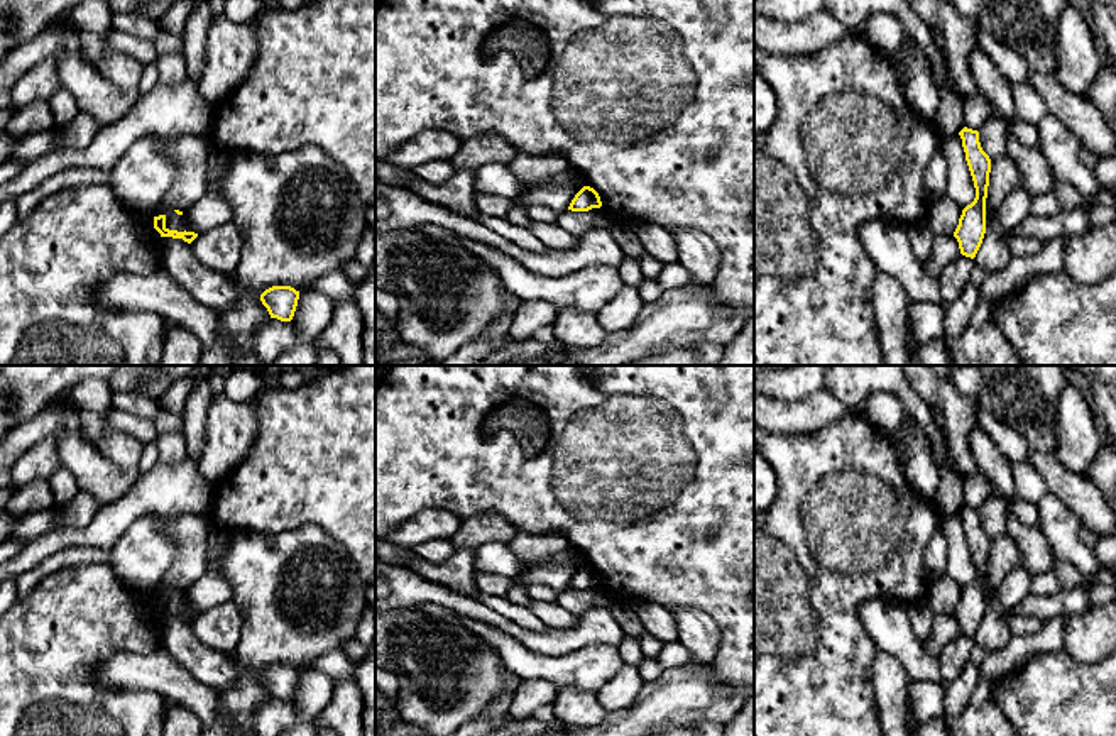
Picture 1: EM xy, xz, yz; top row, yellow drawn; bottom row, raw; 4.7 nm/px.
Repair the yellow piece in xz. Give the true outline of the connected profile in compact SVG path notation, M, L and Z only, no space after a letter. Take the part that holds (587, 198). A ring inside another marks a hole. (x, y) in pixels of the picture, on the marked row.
M583 186L572 200L568 210L588 211L592 208L600 208L600 206L602 206L602 201L600 201L599 193L590 186Z

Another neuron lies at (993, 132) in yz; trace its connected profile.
M993 110L987 120L977 130L981 147L991 161L1008 156L1006 122L1008 120L1004 117Z

